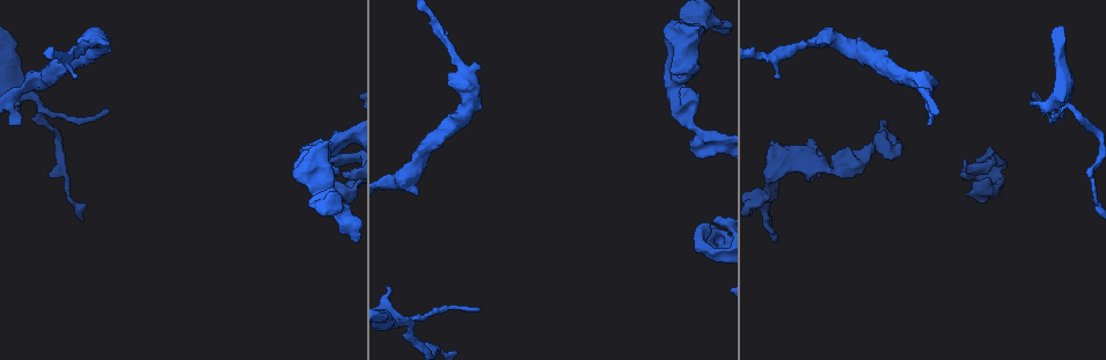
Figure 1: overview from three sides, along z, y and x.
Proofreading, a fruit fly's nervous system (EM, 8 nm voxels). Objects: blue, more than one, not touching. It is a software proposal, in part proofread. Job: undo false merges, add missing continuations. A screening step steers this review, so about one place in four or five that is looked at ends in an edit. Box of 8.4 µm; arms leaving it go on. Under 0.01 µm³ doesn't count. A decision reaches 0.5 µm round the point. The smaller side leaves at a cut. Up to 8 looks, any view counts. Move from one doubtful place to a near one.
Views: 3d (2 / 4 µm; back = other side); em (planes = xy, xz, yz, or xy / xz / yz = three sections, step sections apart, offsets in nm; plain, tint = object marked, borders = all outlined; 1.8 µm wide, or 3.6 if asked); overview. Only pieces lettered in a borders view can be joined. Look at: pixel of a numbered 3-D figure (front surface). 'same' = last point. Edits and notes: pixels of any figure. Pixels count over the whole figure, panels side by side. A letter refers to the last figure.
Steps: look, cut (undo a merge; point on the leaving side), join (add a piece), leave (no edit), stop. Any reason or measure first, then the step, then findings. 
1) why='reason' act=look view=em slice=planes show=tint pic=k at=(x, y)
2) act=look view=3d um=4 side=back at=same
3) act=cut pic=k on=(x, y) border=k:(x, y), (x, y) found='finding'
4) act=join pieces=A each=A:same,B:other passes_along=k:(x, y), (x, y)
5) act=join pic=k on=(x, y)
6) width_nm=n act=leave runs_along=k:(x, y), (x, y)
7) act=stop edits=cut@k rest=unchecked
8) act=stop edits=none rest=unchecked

why='branch stops here' act=look view=em slice=planes show=borders pic=1 at=(20, 104)

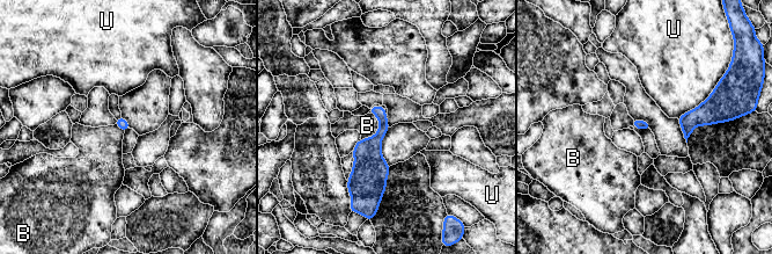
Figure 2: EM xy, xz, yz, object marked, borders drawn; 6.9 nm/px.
act=leave each=B:other,U:other border=2:(373, 113), (379, 130), (360, 139) found='no lettered piece goes on from it'

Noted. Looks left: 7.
why='thick turns thin' act=look view=em slice=planes show=borders pic=1 at=(82, 43)

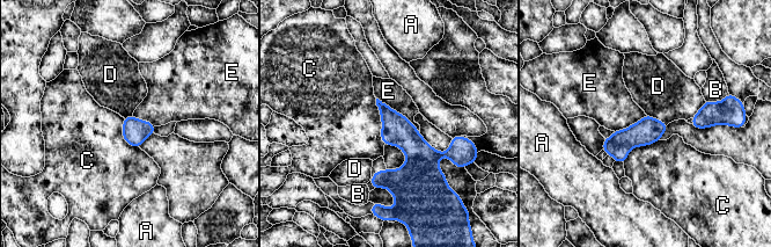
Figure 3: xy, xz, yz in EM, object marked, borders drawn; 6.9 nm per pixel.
longest_contact=E:400nm act=leave each=A:other,B:other,C:other,D:other,E:other border=3:(375, 99), (384, 144) found='all the same cell'

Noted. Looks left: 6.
why='closes a loop' act=look view=em slice=planes show=borders pic=1 at=(679, 95)

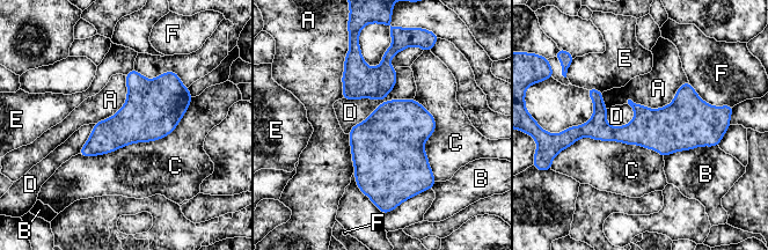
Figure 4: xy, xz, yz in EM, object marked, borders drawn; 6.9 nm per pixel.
act=leave each=A:other,B:other,C:other,D:other,E:other,F:other found='continuous, no second cell'

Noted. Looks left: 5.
why='a fork' act=look view=3d um=4 pic=1 at=(765, 195)

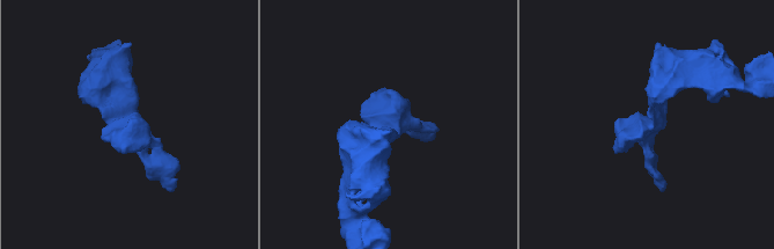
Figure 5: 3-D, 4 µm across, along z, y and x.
act=look view=em slice=xz step=4 show=borders pic=5 at=(135, 125)

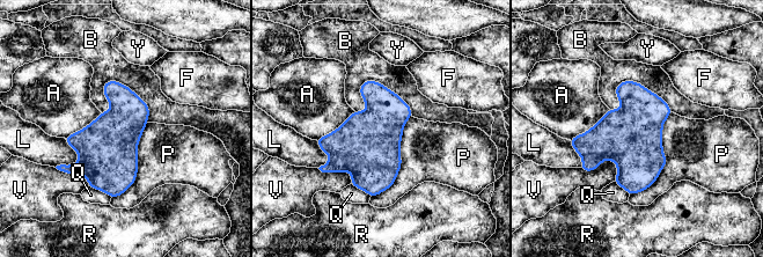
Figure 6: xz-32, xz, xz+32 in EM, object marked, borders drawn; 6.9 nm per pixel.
act=leave each=A:other,B:other,F:other,L:other,P:other,Q:other,R:other,V:other,Y:other border=6:(672, 111), (666, 163), (630, 195) found='one cell here'

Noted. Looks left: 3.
act=stop edits=none rest=unchecked

